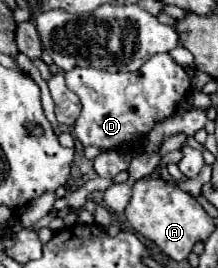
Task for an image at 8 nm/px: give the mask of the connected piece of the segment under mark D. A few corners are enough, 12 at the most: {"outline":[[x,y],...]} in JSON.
{"outline":[[169,53],[135,73],[75,67],[83,147],[131,151],[175,115],[189,75]]}

